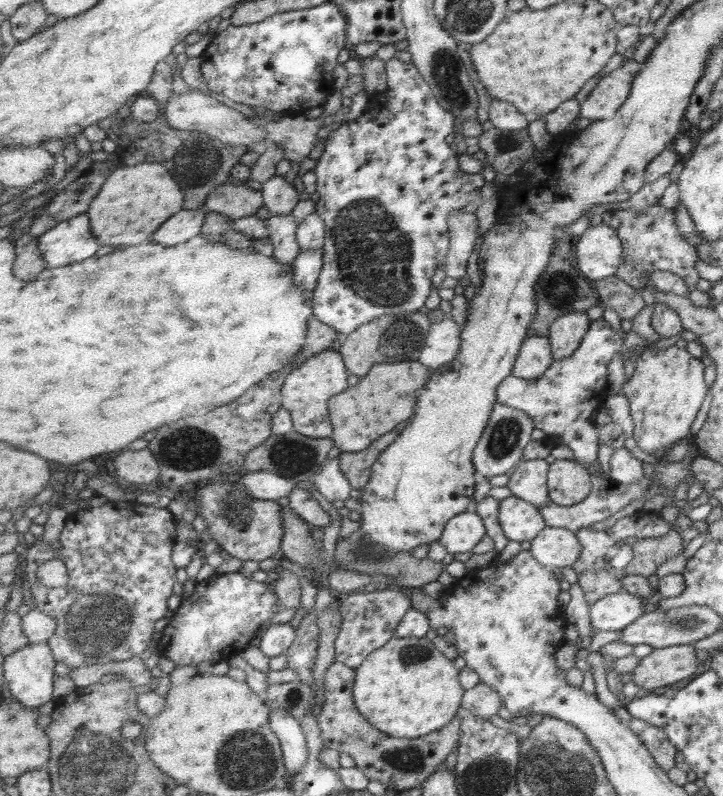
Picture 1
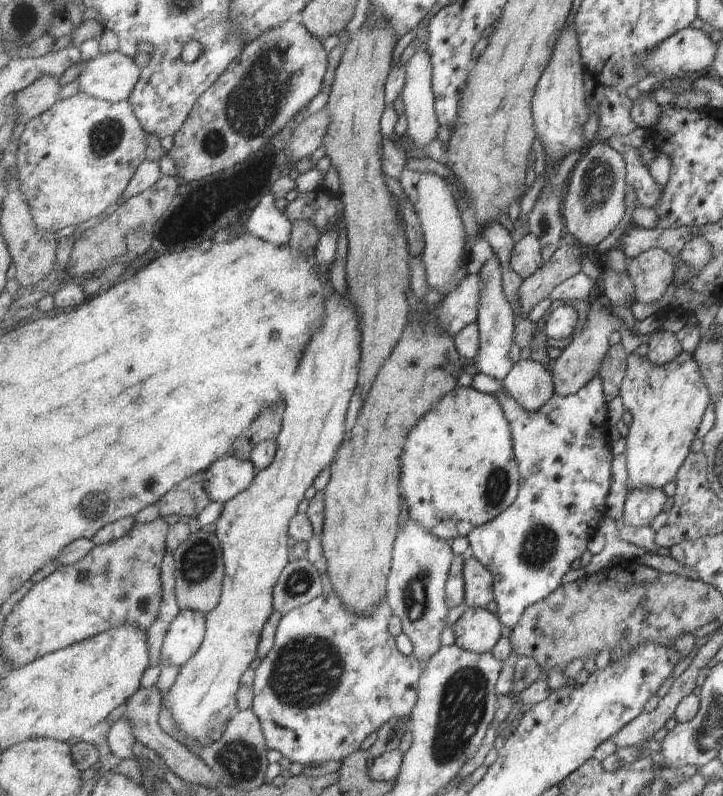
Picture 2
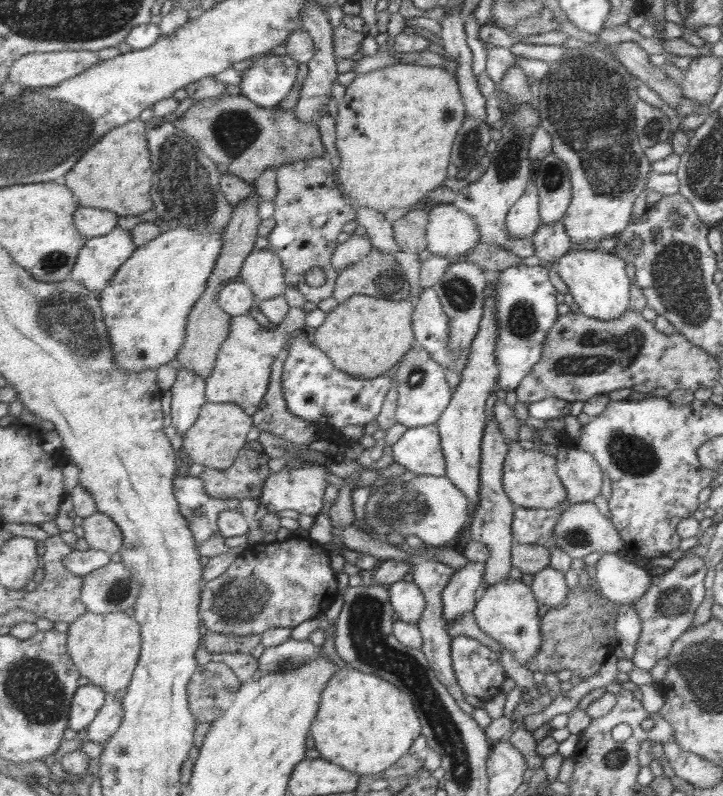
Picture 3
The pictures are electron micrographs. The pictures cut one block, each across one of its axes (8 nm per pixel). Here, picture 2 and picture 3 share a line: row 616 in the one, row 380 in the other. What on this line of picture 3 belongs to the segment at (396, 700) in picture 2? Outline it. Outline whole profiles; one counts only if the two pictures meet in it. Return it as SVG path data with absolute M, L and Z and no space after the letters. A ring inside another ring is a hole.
M300 341L289 346L282 372L282 387L288 409L293 414L317 425L321 438L346 444L349 439L343 437L346 435L345 426L369 426L369 422L373 423L379 417L392 388L392 379L388 374L368 379L354 377L339 370L315 343Z

